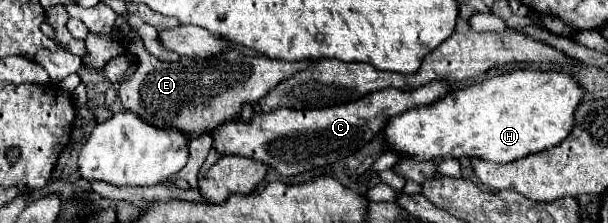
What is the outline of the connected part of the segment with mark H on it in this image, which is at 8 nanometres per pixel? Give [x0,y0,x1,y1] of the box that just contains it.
[385,69,583,163]

